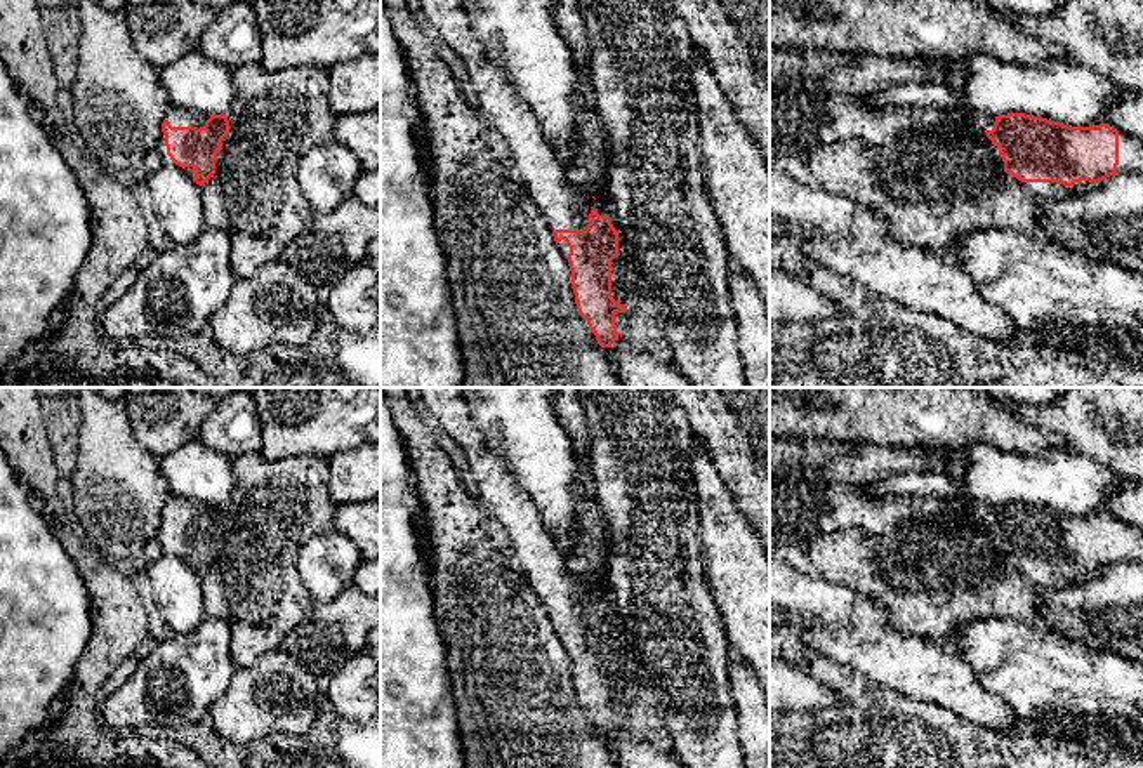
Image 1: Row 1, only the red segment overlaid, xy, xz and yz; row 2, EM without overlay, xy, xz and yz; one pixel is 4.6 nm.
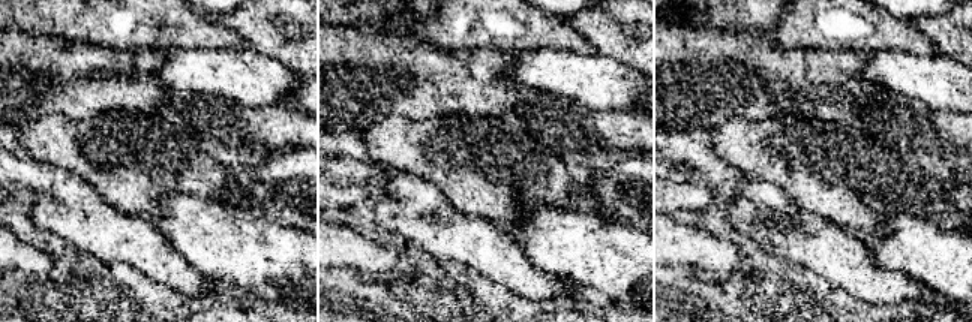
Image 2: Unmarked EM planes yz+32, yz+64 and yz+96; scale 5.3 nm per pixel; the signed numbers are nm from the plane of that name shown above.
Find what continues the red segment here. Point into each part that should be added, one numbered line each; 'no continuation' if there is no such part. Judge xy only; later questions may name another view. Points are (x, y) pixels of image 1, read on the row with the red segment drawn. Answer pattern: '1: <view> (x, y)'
1: xy (160, 146)

